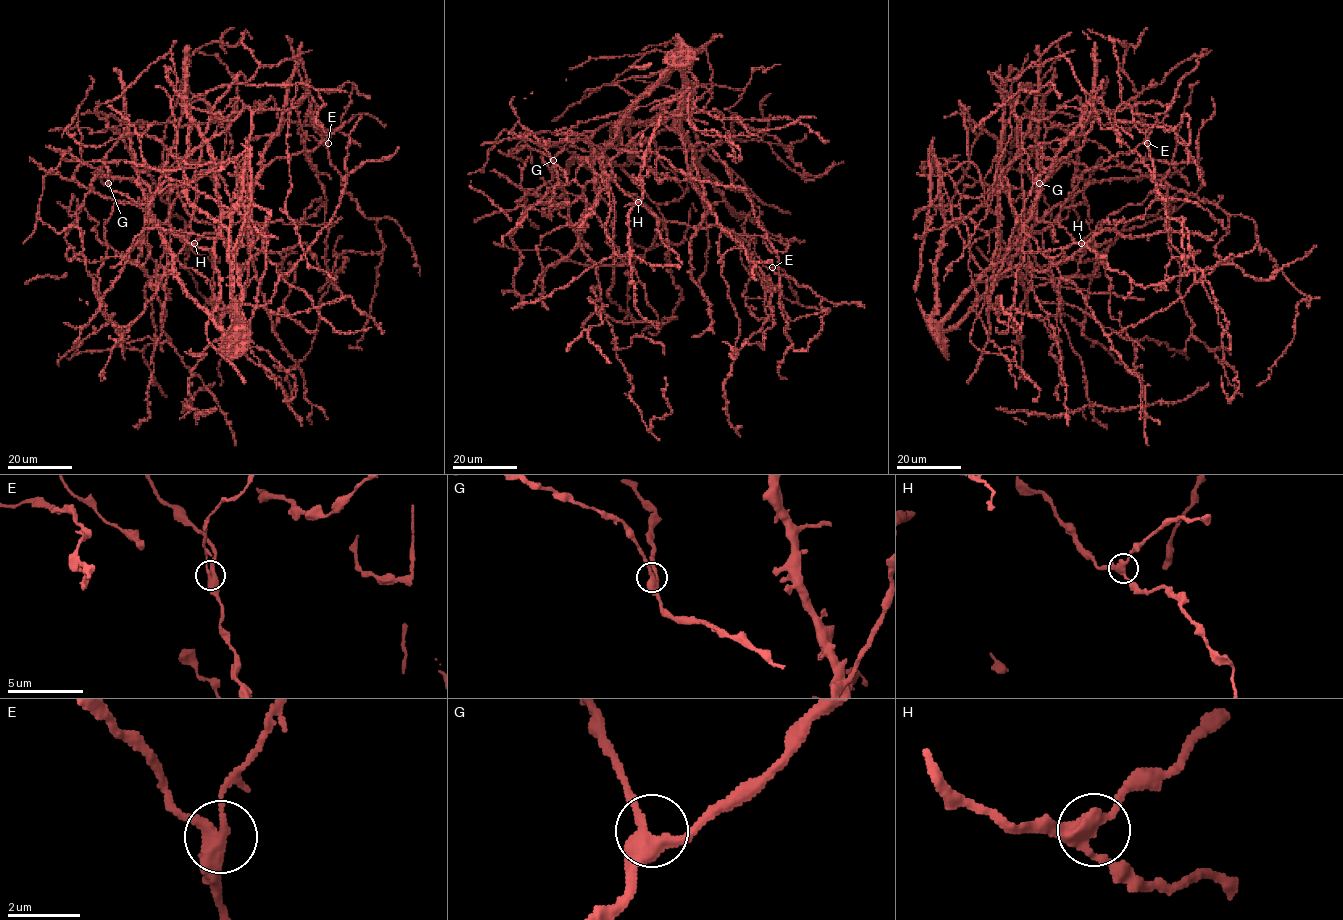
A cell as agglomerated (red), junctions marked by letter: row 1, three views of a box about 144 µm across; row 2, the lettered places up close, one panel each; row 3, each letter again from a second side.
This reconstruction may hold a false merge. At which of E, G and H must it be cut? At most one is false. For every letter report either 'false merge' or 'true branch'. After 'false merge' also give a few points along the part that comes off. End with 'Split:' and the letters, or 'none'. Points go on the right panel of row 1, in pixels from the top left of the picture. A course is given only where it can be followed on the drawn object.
E: false merge; course (1147, 143), (1146, 132), (1155, 124), (1156, 117), (1170, 106), (1181, 83)
G: true branch
H: true branch
Split: E

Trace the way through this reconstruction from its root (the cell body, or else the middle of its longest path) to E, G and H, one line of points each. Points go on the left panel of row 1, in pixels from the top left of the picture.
E: (233, 314), (245, 229), (263, 251), (305, 243), (334, 287), (336, 257), (383, 249), (327, 143)
G: (233, 314), (228, 330), (215, 323), (183, 287), (150, 208), (145, 221), (148, 206), (114, 192), (108, 183)
H: (233, 314), (236, 321), (240, 271), (224, 239), (219, 234), (211, 248), (202, 249), (160, 224), (194, 243)

